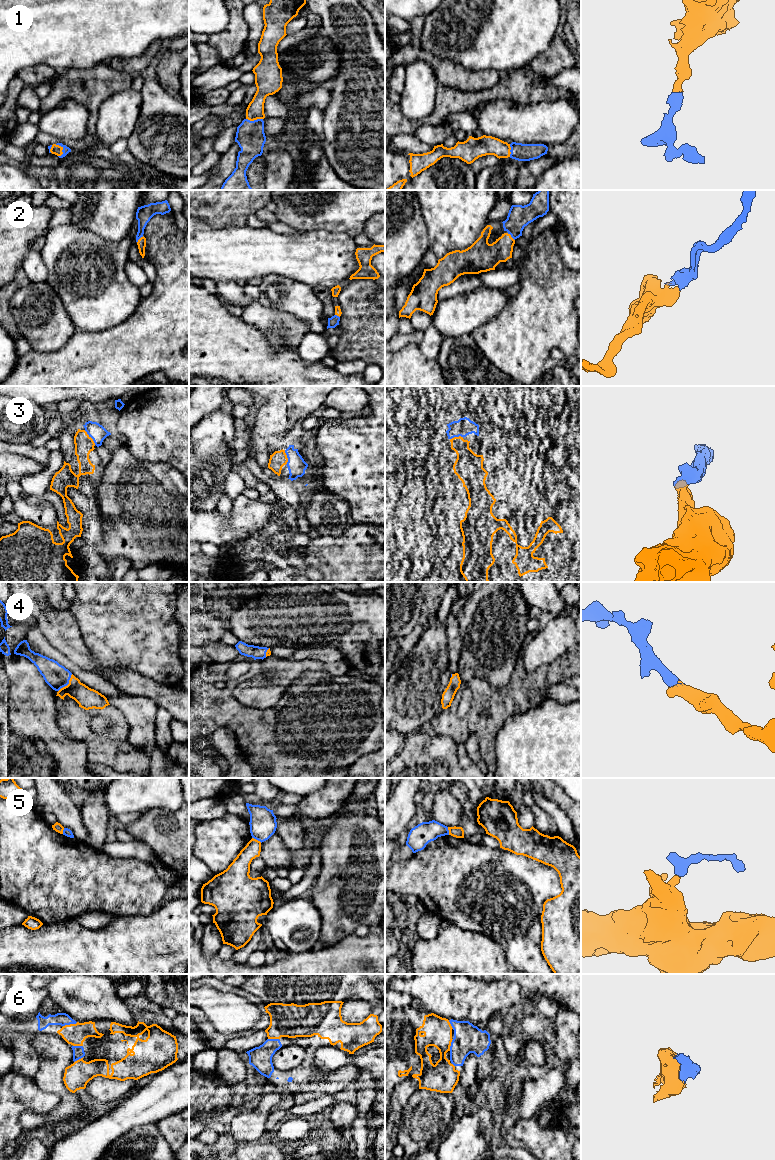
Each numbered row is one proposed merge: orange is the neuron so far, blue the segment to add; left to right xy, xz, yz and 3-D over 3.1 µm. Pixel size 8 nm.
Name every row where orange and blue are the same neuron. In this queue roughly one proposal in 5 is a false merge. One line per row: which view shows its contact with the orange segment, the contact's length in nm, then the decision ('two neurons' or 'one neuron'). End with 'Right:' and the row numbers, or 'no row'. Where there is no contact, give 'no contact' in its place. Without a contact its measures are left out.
1: contact in xy; length 110 nm; one neuron
2: contact in yz; length 90 nm; one neuron
3: contact in xy; length 150 nm; one neuron
4: contact in xy; length 180 nm; one neuron
5: contact in xz; length 90 nm; two neurons
6: contact in xy; length 120 nm; one neuron
Right: 1, 2, 3, 4, 6

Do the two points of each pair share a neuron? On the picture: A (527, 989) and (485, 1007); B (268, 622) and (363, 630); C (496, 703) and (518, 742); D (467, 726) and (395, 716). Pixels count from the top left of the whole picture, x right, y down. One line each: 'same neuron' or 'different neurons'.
A: different neurons
B: same neuron
C: different neurons
D: different neurons

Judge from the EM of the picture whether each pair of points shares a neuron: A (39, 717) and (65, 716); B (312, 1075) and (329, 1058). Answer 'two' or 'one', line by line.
A: two
B: two

